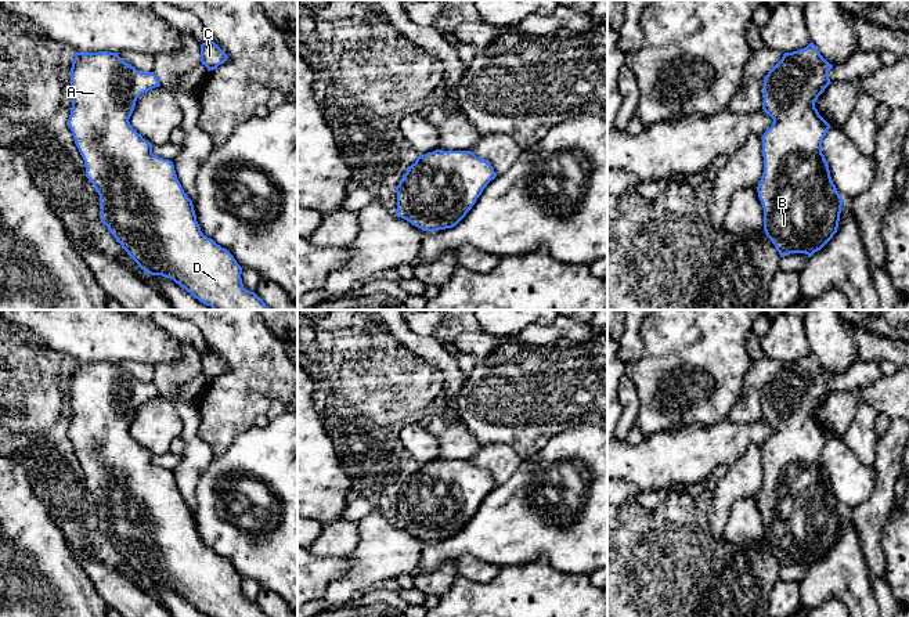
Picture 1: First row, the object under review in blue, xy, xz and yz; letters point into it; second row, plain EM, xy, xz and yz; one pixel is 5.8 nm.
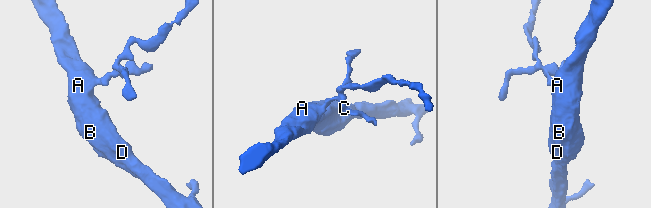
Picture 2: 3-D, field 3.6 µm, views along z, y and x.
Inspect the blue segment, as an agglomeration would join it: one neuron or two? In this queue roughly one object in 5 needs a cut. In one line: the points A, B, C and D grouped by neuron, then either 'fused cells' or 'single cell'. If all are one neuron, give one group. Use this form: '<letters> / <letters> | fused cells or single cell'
A B C D | single cell

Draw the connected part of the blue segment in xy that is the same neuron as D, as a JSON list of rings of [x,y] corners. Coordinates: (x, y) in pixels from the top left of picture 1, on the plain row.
[[[118,362],[75,364],[71,378],[72,418],[68,436],[84,470],[86,487],[100,505],[101,531],[141,580],[173,589],[201,613],[210,617],[267,617],[255,602],[244,598],[242,577],[234,566],[201,541],[192,510],[184,502],[173,472],[154,465],[152,454],[129,432],[137,408],[159,396],[154,382],[137,380]]]

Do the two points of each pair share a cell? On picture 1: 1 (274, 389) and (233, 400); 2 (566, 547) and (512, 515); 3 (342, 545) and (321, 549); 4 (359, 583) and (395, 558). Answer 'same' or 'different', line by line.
1: same
2: same
3: same
4: same

